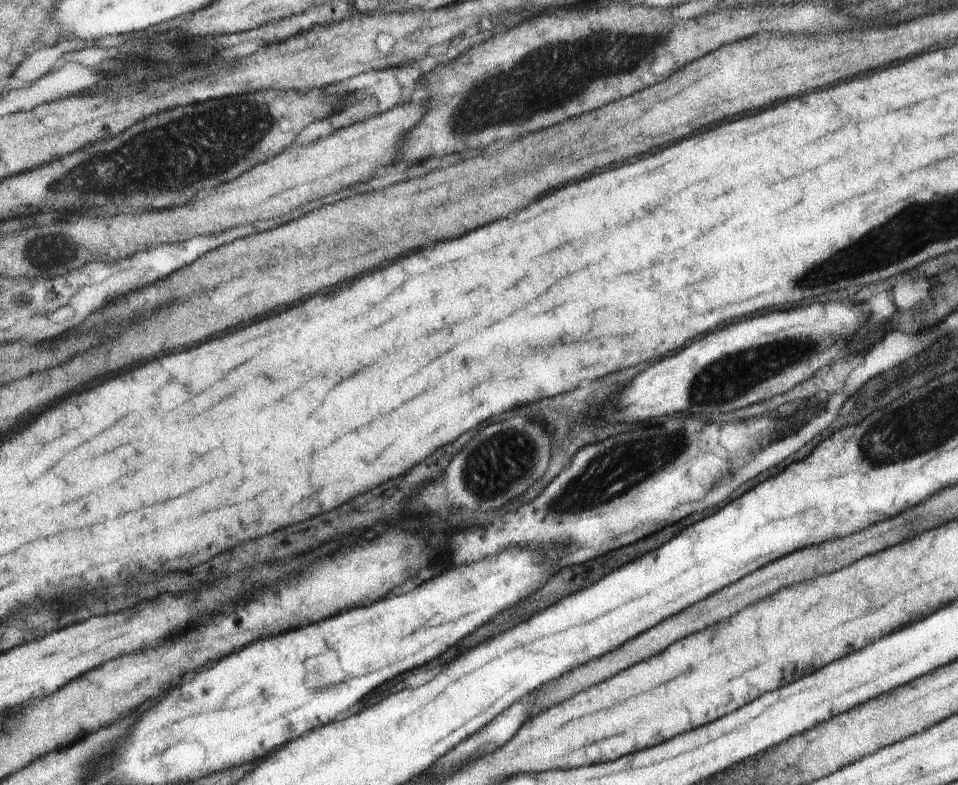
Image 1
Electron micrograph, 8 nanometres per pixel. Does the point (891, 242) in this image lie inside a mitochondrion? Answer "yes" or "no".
yes

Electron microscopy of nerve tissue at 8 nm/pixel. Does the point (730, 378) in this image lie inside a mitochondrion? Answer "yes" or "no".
yes

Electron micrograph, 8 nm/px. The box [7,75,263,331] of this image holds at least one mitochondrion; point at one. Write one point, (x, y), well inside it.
(53, 252)

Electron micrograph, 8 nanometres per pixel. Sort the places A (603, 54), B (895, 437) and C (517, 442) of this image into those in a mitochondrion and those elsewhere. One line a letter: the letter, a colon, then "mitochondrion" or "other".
A: mitochondrion
B: mitochondrion
C: mitochondrion

